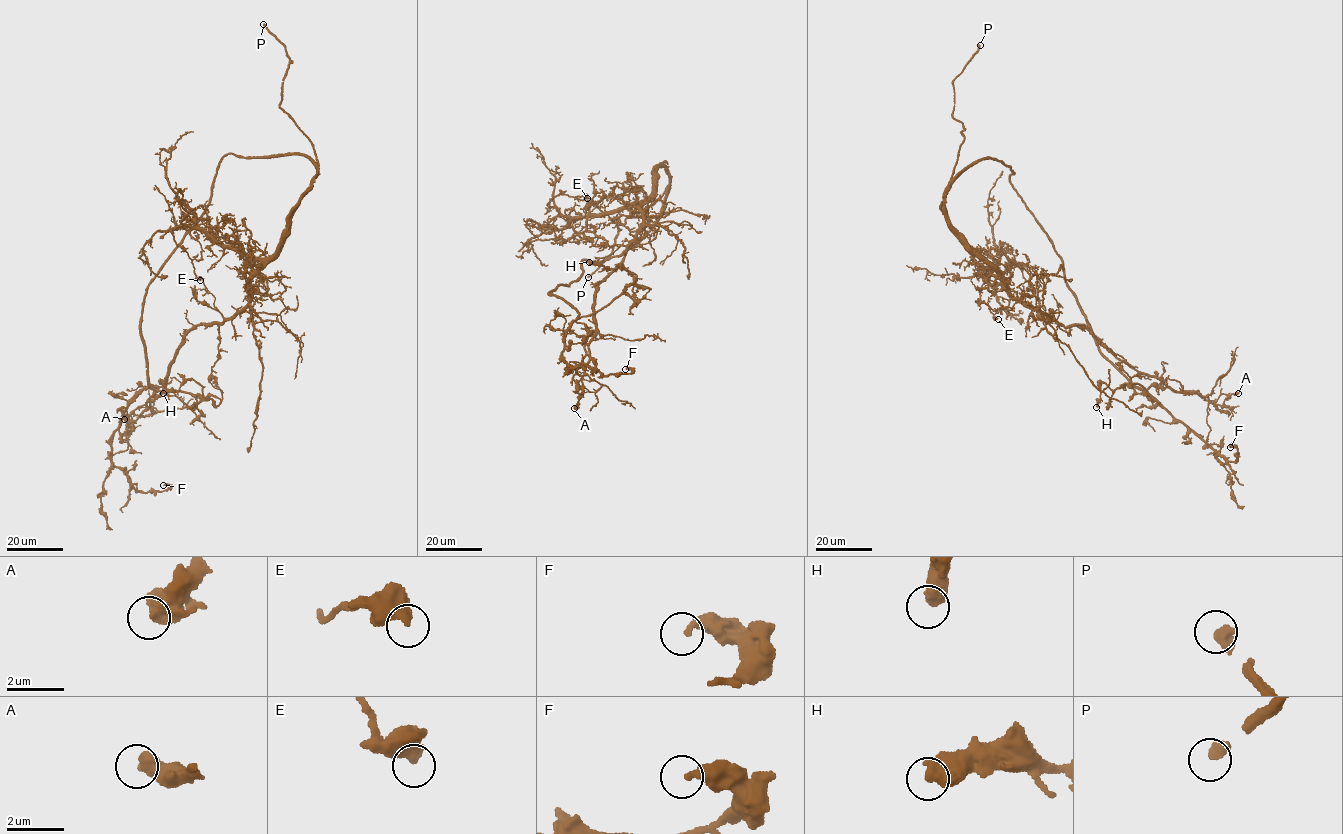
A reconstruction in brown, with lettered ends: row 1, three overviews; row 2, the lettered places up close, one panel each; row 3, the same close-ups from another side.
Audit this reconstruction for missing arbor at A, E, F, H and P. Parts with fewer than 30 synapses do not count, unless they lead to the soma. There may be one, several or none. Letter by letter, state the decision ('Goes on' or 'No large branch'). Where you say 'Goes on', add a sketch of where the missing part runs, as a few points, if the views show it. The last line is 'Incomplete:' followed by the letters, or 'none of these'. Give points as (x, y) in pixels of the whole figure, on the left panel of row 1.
A: No large branch
E: No large branch
F: No large branch
H: No large branch
P: Goes on. Course of what is missing: (263, 24), (247, 14)
Incomplete: P

